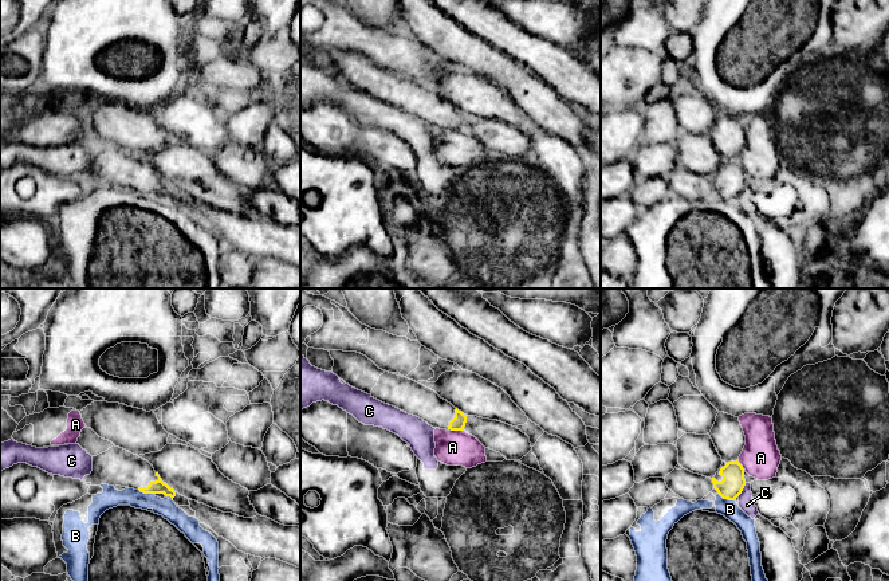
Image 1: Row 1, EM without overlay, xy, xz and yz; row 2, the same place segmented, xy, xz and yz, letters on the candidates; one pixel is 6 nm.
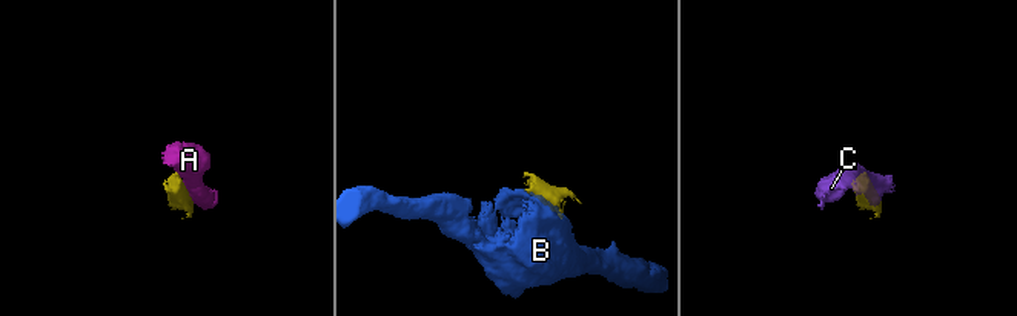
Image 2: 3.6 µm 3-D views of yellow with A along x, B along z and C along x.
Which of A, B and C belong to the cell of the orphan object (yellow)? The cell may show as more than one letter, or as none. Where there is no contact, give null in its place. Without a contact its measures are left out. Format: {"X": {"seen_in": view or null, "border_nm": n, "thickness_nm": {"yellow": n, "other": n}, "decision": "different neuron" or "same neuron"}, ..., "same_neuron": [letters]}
{"A": {"seen_in": "xz", "border_nm": 80, "thickness_nm": {"yellow": 90, "other": 200}, "decision": "different neuron"}, "B": {"seen_in": "yz", "border_nm": 110, "thickness_nm": {"yellow": 140, "other": 110}, "decision": "different neuron"}, "C": {"seen_in": "yz", "border_nm": 90, "thickness_nm": {"yellow": 140, "other": 90}, "decision": "different neuron"}, "same_neuron": []}

